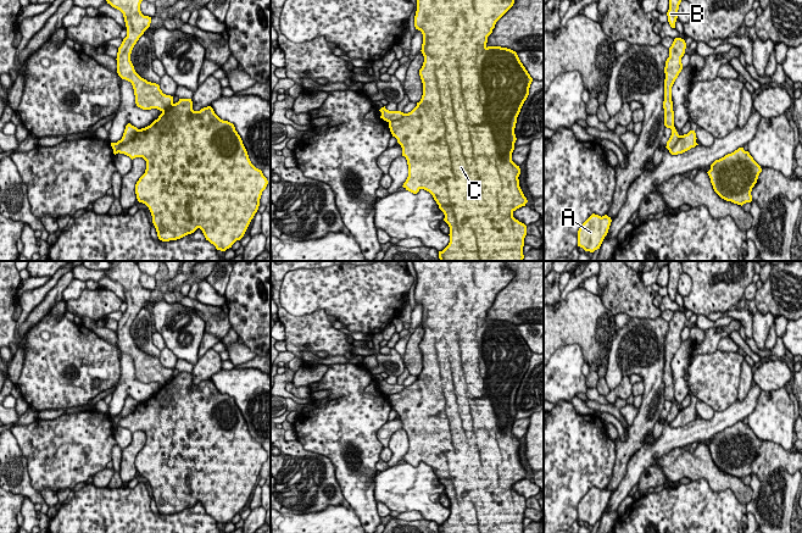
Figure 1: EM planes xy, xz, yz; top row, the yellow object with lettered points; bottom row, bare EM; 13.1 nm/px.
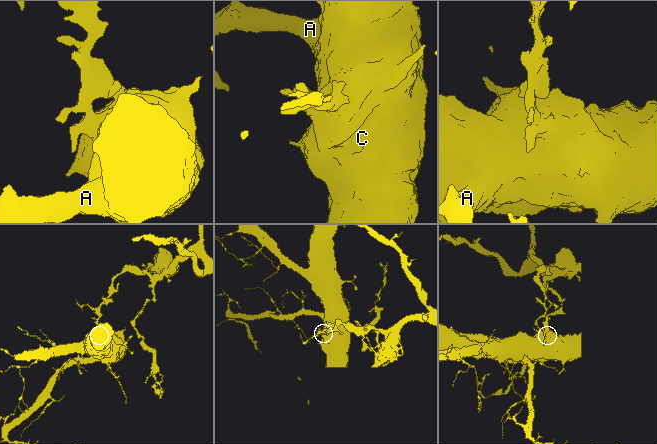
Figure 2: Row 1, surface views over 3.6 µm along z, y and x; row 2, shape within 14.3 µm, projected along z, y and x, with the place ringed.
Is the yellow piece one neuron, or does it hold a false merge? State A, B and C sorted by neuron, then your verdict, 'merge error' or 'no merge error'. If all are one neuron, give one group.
groups A C / B; merge error

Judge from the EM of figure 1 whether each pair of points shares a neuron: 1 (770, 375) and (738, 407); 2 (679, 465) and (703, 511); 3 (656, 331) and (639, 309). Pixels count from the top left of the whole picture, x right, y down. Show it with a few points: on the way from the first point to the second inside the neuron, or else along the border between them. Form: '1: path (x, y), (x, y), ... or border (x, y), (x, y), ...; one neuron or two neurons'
1: border (755, 383), (762, 389); two neurons
2: border (691, 479), (703, 478), (712, 489), (718, 492); two neurons
3: border (660, 315), (656, 317), (630, 317); two neurons

